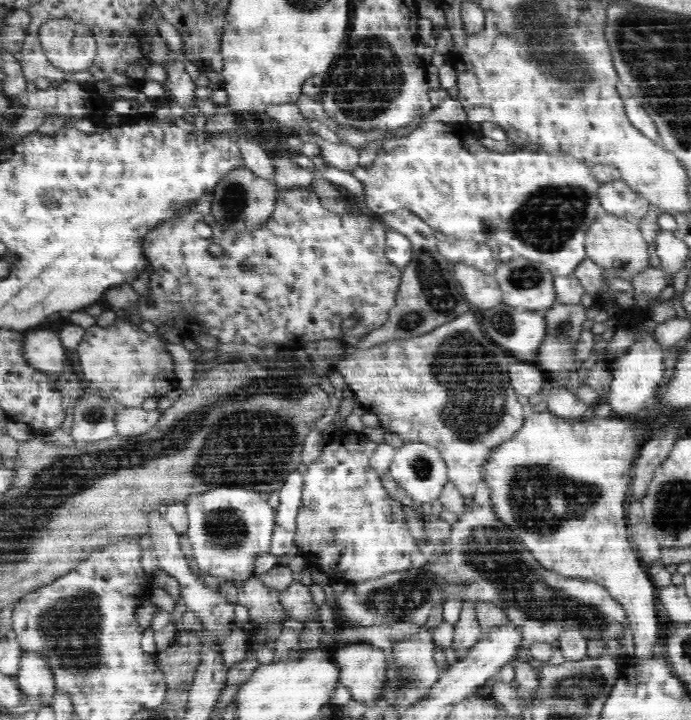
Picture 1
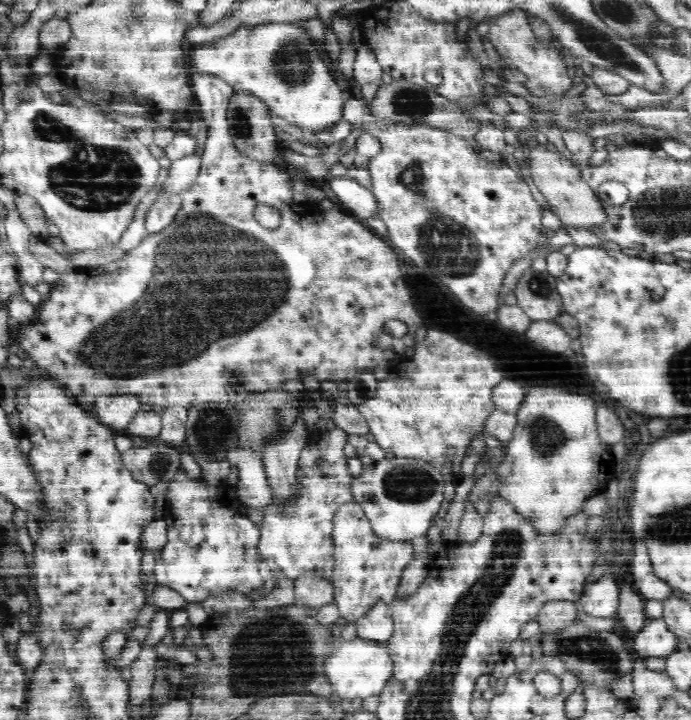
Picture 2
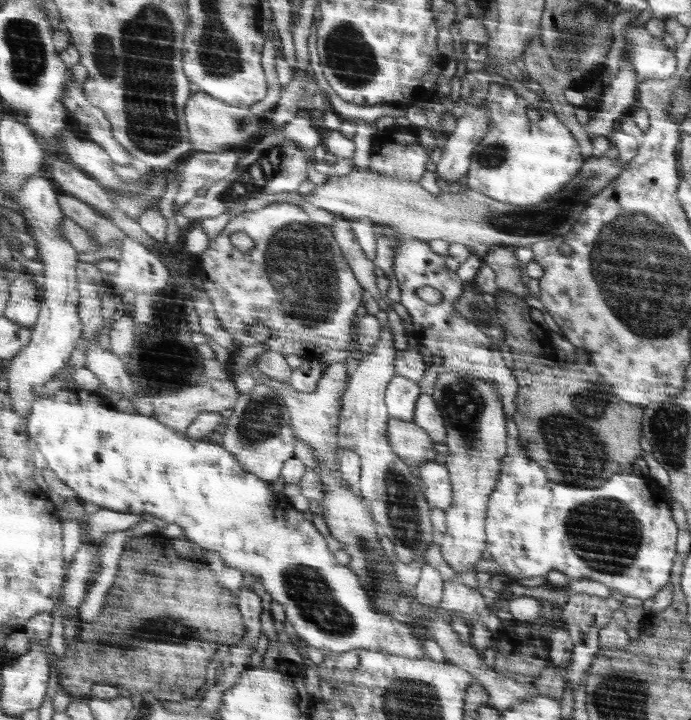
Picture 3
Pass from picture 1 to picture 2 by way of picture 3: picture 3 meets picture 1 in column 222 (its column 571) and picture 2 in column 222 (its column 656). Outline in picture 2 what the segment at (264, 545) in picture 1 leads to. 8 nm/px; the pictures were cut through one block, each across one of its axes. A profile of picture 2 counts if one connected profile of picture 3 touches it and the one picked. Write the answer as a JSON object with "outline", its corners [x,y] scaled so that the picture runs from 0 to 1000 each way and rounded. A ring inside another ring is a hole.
{"outline":[[[260,650],[260,653],[255,656],[252,667],[240,675],[240,679],[243,681],[243,707],[239,710],[236,719],[242,725],[242,756],[230,765],[232,769],[227,772],[224,781],[224,811],[229,814],[243,814],[243,817],[255,819],[255,822],[259,822],[272,838],[291,836],[298,829],[321,825],[321,822],[327,822],[327,819],[333,819],[333,822],[362,822],[362,819],[368,819],[368,817],[381,817],[379,811],[382,811],[382,806],[379,806],[379,803],[376,803],[376,797],[373,797],[376,725],[362,722],[362,719],[356,717],[356,708],[353,708],[353,711],[347,711],[347,697],[344,697],[344,692],[342,692],[342,683],[339,683],[336,674],[331,671],[327,672],[327,683],[324,683],[318,675],[298,675],[295,669],[276,664],[275,658],[268,658],[268,656],[265,656],[265,650]]]}

